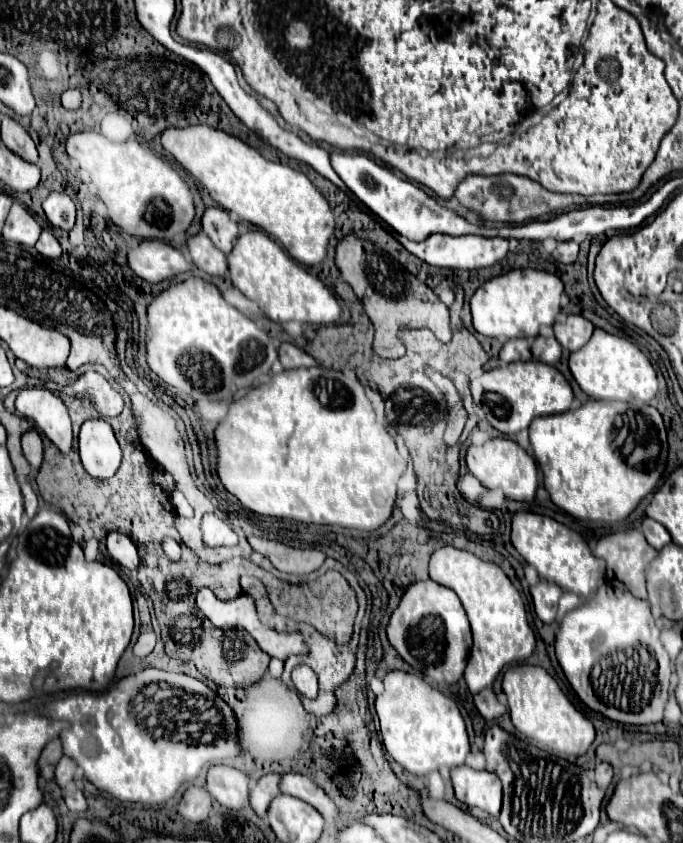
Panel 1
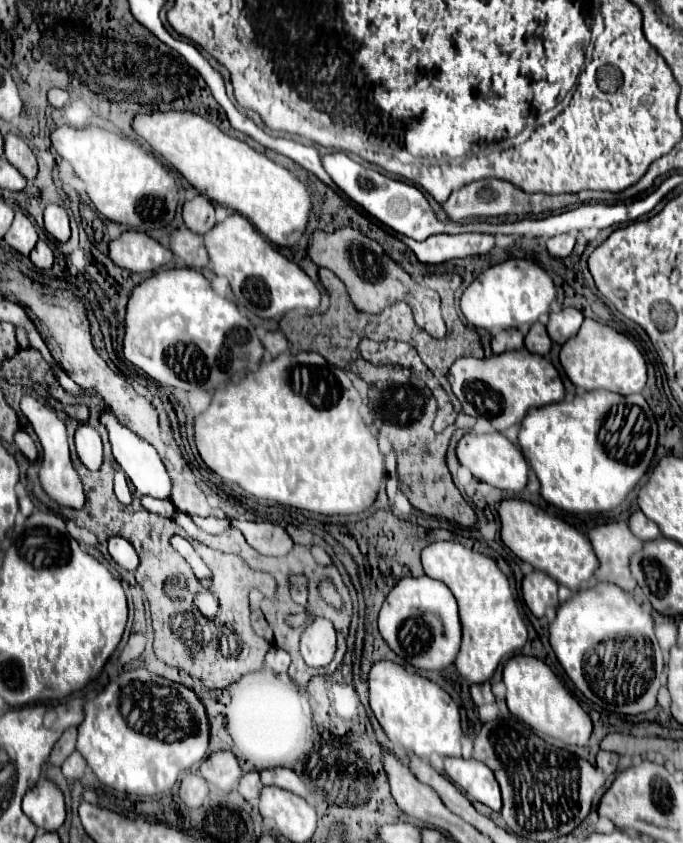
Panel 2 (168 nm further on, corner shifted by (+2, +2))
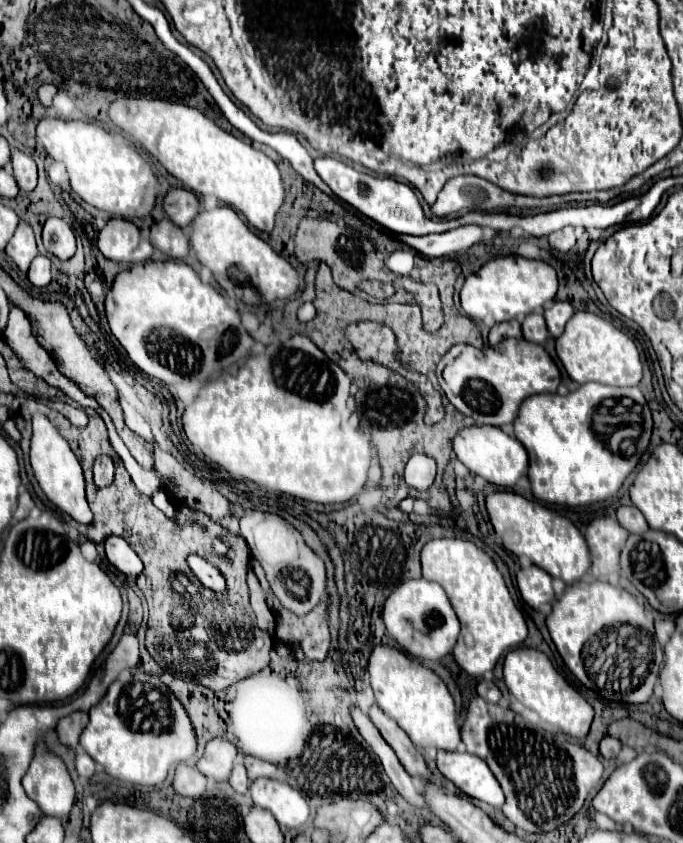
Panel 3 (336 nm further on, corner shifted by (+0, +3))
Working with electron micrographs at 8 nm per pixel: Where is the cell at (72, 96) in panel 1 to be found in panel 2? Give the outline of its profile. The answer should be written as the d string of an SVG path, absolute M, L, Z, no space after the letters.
M50 89L48 91L48 103L52 107L64 107L68 101L68 91L62 91L62 89Z

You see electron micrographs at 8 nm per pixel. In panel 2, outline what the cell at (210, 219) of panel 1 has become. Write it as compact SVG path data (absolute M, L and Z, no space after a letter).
M196 195L196 197L188 199L188 201L184 201L182 219L184 219L184 223L186 223L186 227L190 231L194 231L198 235L206 233L216 223L212 201L208 197L204 197L204 195Z

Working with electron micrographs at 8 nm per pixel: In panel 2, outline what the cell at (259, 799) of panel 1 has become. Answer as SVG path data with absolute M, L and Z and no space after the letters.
M256 771L244 773L244 775L240 777L238 791L240 791L240 795L242 795L246 801L256 801L258 795L260 795L260 789L262 789L262 783L260 783L260 775L258 775Z

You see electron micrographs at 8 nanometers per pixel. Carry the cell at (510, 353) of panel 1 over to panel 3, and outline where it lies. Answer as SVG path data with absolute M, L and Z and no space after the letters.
M510 320L510 322L504 322L504 324L496 324L492 330L490 330L490 336L488 336L488 342L494 346L494 344L500 344L502 340L506 338L522 338L522 328L520 328L520 322L518 320Z

